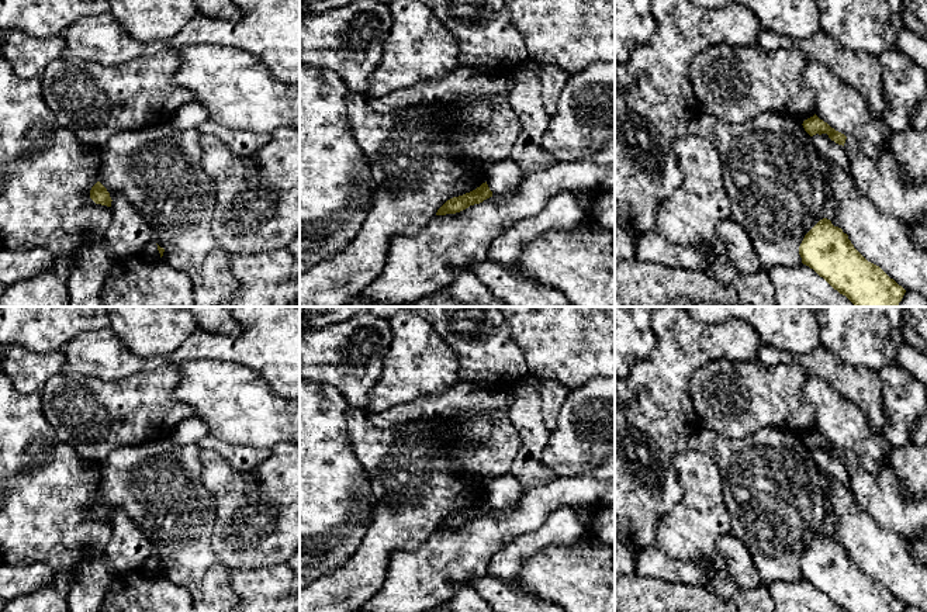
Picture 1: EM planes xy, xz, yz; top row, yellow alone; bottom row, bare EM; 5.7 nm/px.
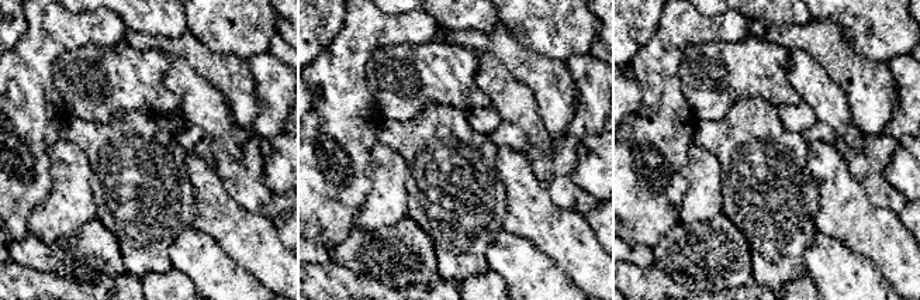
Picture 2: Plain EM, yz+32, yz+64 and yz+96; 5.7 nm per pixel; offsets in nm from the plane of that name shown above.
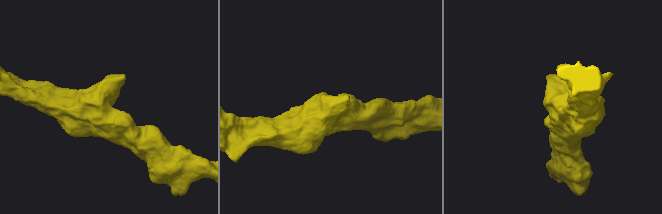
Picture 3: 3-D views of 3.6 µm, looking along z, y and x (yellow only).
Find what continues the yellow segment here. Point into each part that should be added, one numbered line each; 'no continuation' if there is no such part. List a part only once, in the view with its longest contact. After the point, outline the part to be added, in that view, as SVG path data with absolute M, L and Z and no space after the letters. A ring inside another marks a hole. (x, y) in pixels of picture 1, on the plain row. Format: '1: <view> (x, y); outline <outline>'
no continuation

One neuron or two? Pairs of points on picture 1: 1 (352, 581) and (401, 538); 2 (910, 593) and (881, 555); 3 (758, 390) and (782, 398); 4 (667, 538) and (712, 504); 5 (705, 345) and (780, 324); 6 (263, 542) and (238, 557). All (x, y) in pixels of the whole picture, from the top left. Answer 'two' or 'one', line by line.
1: one
2: one
3: one
4: one
5: two
6: one

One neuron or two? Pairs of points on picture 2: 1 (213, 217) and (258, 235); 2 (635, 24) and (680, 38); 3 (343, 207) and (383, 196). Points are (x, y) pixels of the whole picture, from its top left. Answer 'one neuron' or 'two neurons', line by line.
1: one neuron
2: two neurons
3: two neurons

